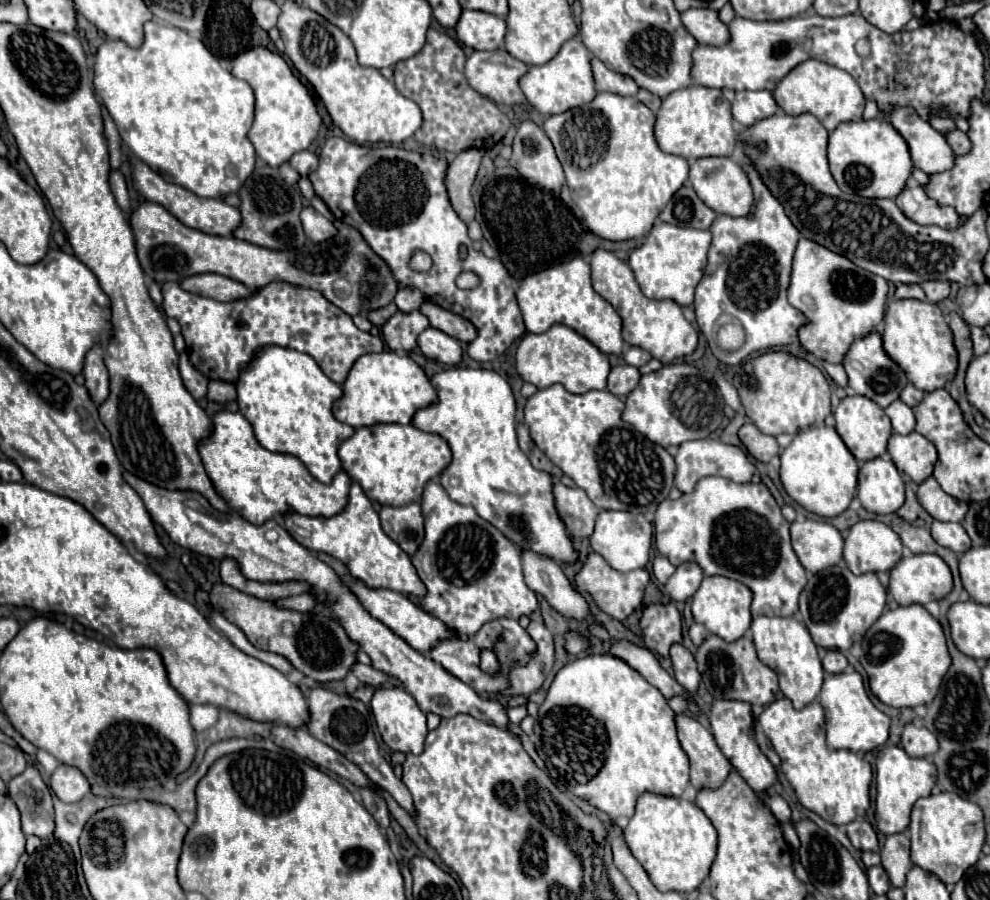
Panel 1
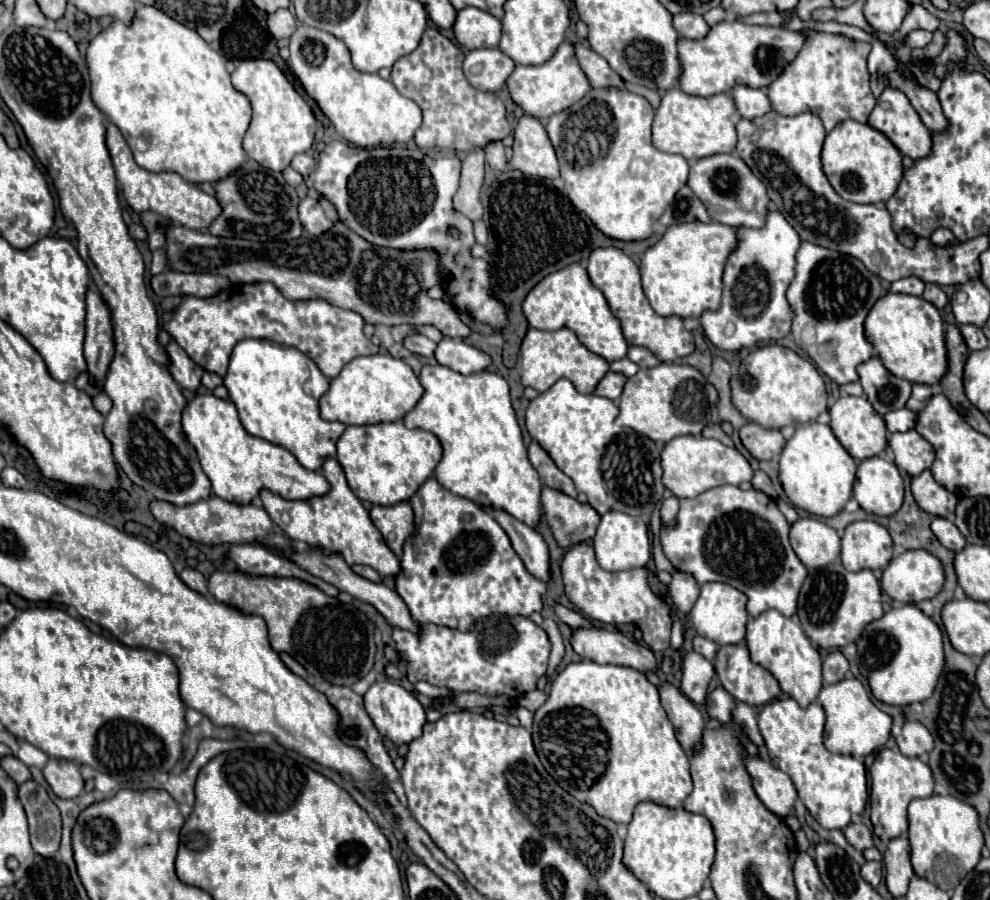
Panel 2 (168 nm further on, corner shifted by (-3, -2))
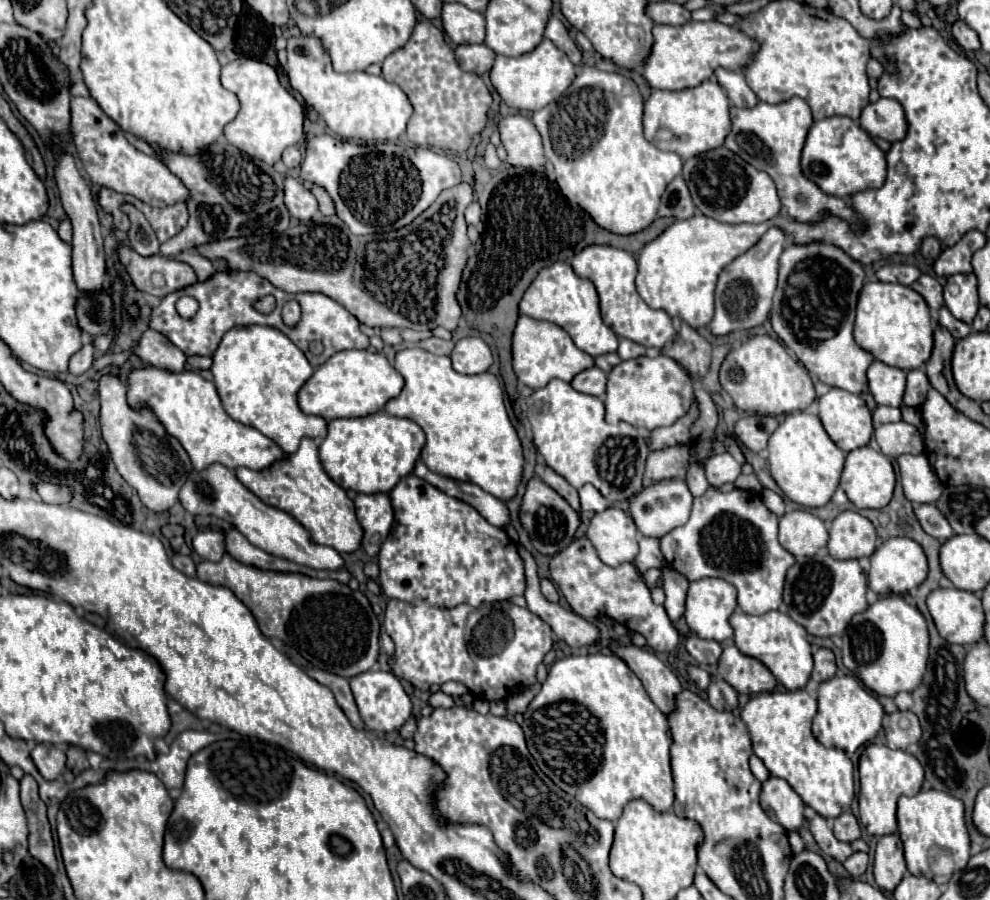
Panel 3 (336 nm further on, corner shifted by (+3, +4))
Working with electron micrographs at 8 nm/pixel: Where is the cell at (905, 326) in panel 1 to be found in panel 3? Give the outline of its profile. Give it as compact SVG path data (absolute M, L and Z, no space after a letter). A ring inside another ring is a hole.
M864 283L856 305L854 339L864 351L886 365L904 371L924 367L932 351L932 319L926 301L912 287L900 283Z

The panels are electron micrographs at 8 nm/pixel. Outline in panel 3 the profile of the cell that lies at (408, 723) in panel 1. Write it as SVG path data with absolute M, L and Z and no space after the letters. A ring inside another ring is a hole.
M372 669L364 671L364 673L358 673L358 675L354 675L350 679L350 689L354 693L354 701L358 705L360 717L362 717L362 721L364 721L364 725L368 729L382 731L382 733L398 731L406 723L410 713L412 713L410 697L406 695L402 683L398 681L398 677L394 673L372 671Z

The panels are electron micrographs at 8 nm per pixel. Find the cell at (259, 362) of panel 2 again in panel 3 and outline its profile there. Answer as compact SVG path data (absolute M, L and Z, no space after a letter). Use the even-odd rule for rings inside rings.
M268 325L232 327L224 333L212 355L210 373L226 413L270 437L284 453L290 455L298 451L302 437L312 437L316 441L326 437L326 421L302 413L296 399L298 389L310 379L314 369L304 353L280 329Z

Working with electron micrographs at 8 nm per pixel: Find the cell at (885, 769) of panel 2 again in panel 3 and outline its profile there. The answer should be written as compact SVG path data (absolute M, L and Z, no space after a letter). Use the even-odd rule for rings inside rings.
M868 745L860 755L860 823L866 827L868 835L892 835L898 831L896 825L896 801L902 795L916 795L924 781L924 771L918 759L906 751L890 749L886 745Z

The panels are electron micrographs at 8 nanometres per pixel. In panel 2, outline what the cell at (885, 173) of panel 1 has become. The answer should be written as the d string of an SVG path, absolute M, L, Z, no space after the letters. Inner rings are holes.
M842 121L826 135L822 149L822 169L840 197L854 203L874 205L886 203L896 193L904 175L902 153L898 147L872 125L858 121Z

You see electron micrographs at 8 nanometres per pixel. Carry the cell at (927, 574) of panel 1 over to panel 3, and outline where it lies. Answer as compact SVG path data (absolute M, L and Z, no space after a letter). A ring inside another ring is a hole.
M892 537L888 541L884 541L872 555L870 555L870 571L868 571L868 587L878 593L878 595L902 595L910 589L916 589L928 575L928 561L926 555L922 551L922 547L918 547L918 543L914 543L912 539L906 537Z

